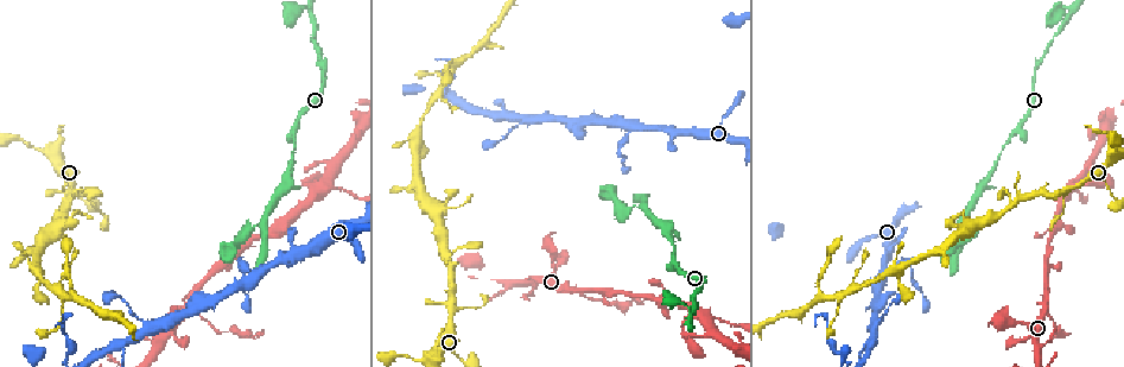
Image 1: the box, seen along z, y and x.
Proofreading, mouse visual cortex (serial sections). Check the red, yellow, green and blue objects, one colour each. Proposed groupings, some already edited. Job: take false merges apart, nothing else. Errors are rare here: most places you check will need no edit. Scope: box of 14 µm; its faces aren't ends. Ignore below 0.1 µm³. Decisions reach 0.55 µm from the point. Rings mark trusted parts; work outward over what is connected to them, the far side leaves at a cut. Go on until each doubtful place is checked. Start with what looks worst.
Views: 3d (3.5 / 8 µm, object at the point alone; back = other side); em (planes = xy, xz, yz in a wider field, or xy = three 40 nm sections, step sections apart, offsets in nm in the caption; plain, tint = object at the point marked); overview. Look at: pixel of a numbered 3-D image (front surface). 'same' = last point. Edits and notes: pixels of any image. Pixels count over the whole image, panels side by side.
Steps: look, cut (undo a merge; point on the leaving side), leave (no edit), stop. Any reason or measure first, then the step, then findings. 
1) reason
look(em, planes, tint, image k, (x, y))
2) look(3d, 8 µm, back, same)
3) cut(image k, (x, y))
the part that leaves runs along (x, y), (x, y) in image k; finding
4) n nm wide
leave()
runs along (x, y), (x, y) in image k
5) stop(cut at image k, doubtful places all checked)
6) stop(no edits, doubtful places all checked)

side arm on a straight run
look(3d, 8 µm, image 1, (1072, 10))

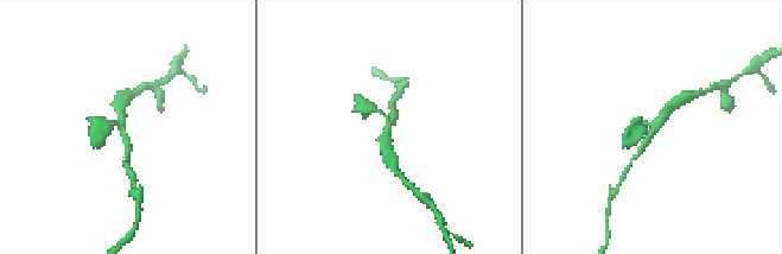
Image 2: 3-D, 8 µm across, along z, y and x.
3 arms; arms of 200, 200, 250 nm
look(em, xy, step 3, tint, image 2, (123, 129))

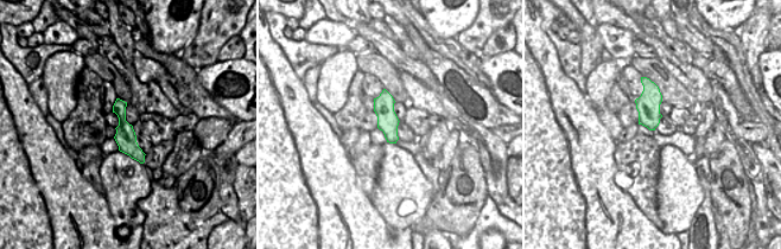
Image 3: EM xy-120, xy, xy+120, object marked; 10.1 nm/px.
leave()
runs along (128, 159), (121, 124), (102, 133) in image 2; one cell here

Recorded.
looks like a crossing
look(3d, 3.5 µm, back, image 1, (1070, 193))

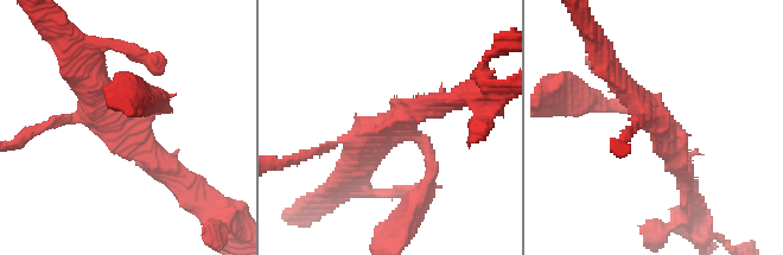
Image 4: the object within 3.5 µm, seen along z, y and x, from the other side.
4 arms; arms of 150, 150, 300, 300 nm
look(em, xy, step 1, tint, image 4, (663, 127))

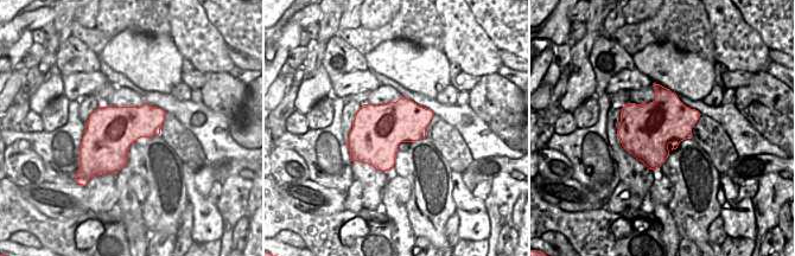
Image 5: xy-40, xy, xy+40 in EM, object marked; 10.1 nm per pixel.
leave()
runs along (179, 180), (139, 144), (88, 78) in image 4; continuous, no second cell

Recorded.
side arm on a straight run
look(3d, 8 µm, image 1, (870, 342))

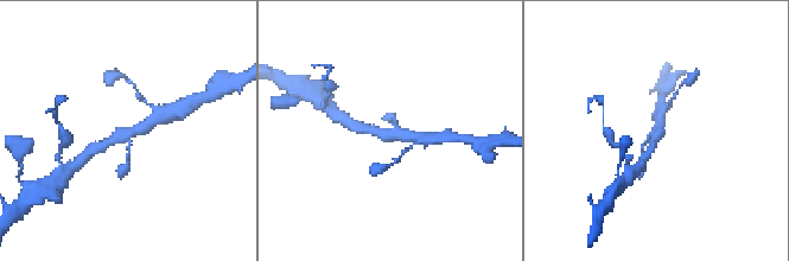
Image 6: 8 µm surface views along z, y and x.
zoom in
look(3d, 3.5 µm, image 6, (660, 131))

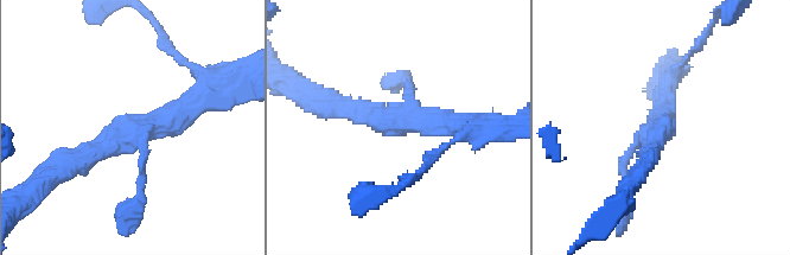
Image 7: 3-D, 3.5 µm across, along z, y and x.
3 arms; arms of 150, 250, 250 nm
look(em, xy, step 2, tint, image 7, (410, 119))

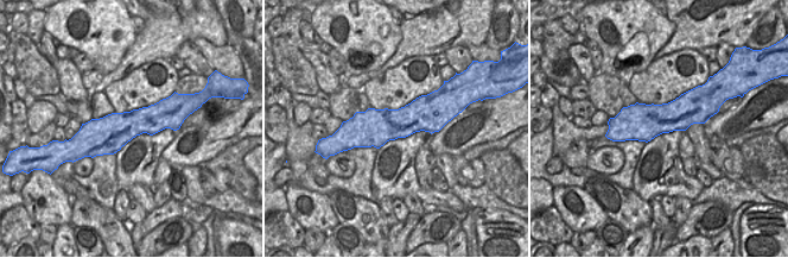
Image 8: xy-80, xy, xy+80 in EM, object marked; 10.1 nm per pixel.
leave()
runs along (447, 118), (411, 118), (345, 132) in image 8; continuous, no second cell

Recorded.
three-way junction
look(3d, 3.5 µm, image 1, (264, 226))

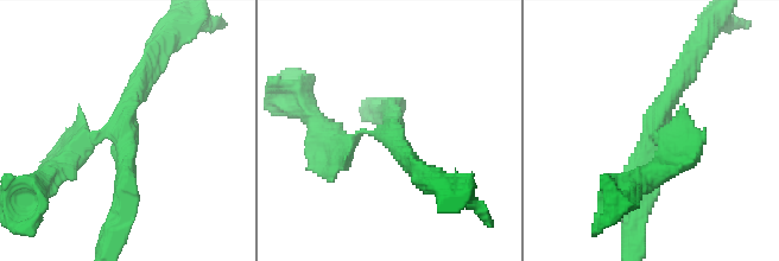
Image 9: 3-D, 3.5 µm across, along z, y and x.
shape alone is not enough
look(em, xy, step 1, tint, image 9, (118, 129))

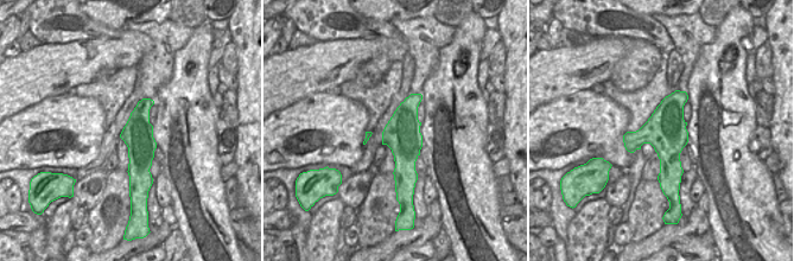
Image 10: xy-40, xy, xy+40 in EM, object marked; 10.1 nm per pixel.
leave()
runs along (150, 67), (124, 128), (55, 169) in image 9; one cell here

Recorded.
stop(no edits, doubtful places all checked)

